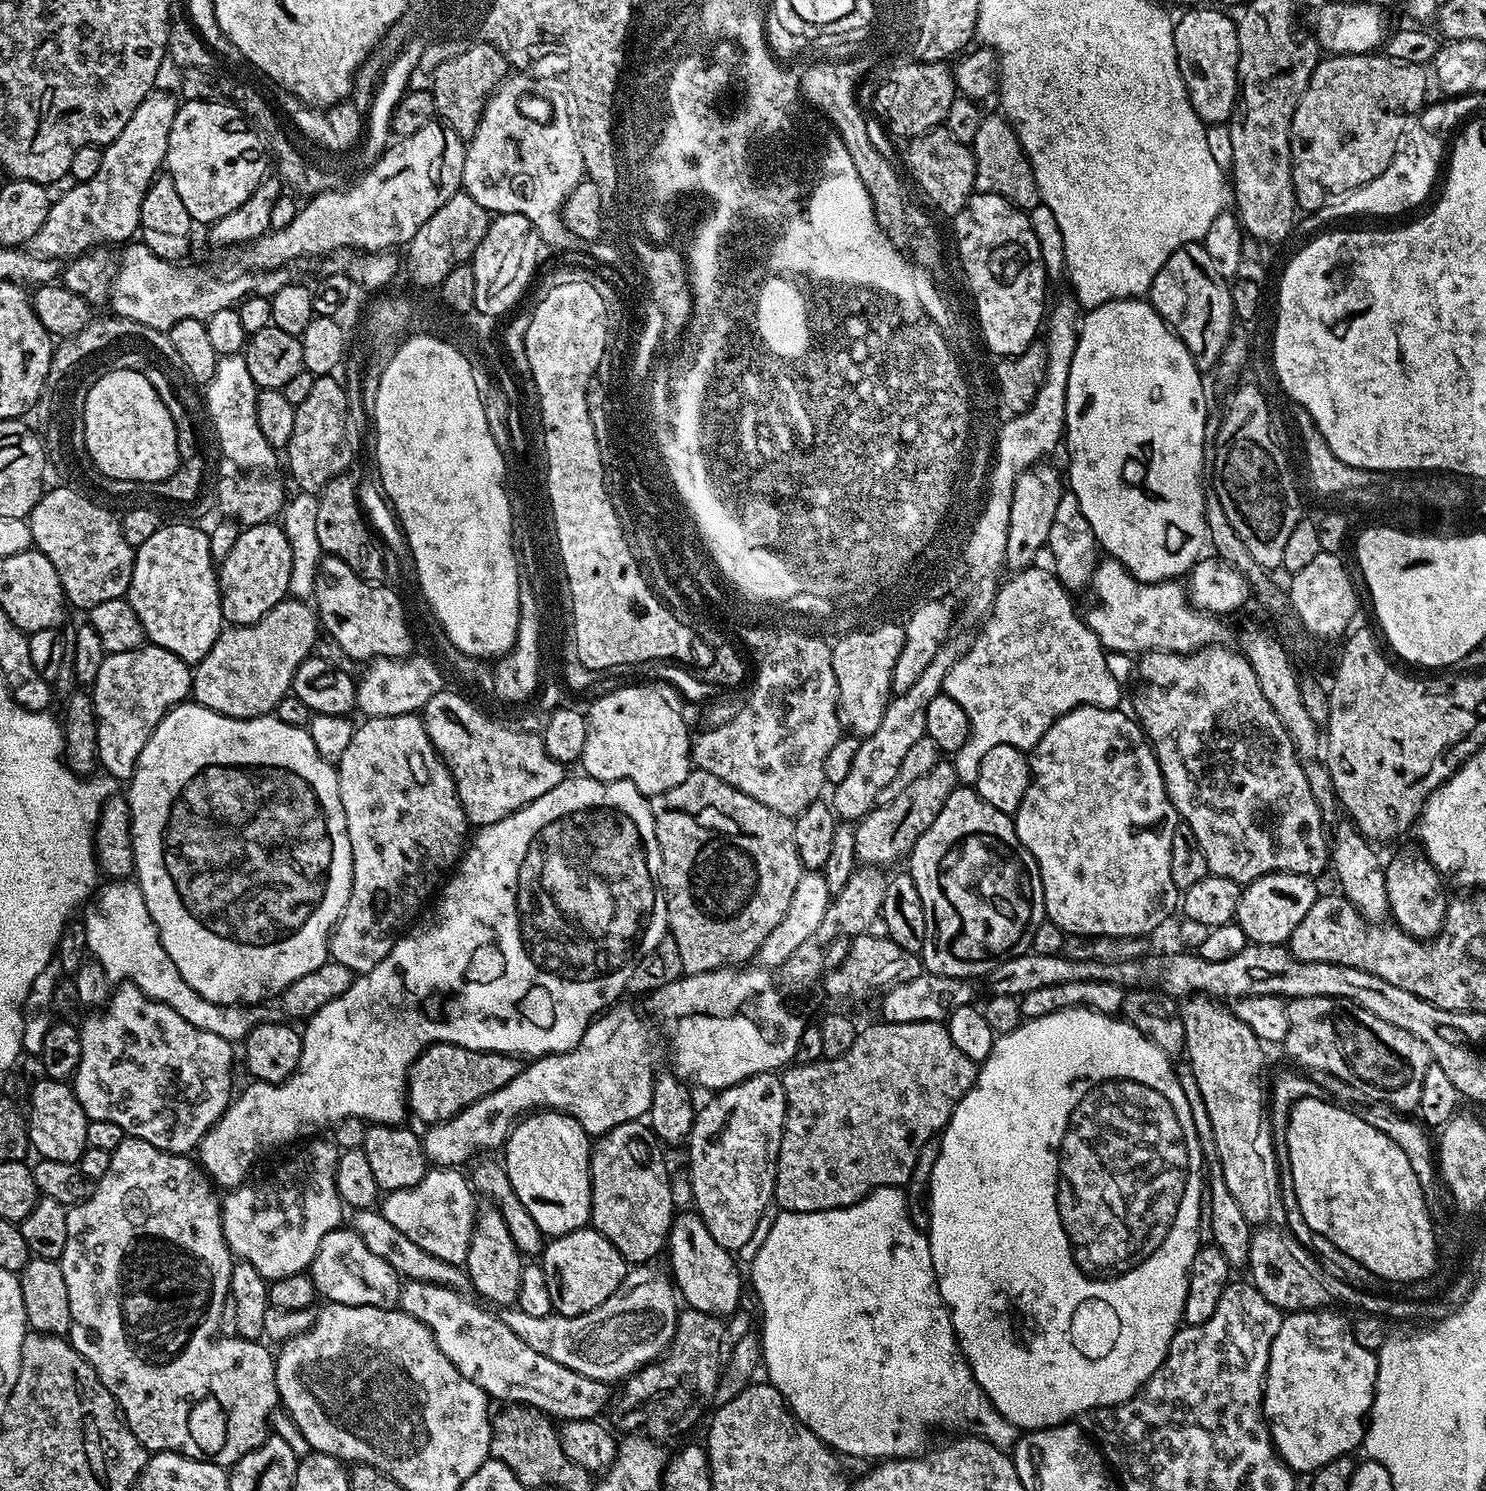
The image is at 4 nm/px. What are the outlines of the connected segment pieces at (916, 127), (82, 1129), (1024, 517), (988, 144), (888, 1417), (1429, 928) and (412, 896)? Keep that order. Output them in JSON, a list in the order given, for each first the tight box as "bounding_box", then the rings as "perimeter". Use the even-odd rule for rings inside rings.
[{"bounding_box":[870,62,958,138],"perimeter":[[[911,62],[906,65],[898,65],[883,77],[884,81],[880,85],[876,84],[874,95],[870,101],[870,108],[876,111],[876,116],[893,132],[896,136],[911,138],[921,136],[924,132],[929,132],[931,128],[939,128],[948,119],[948,111],[953,100],[958,95],[954,72],[947,63],[921,64]]]},{"bounding_box":[26,1078,88,1162],"perimeter":[[[40,1078],[28,1096],[26,1104],[26,1119],[28,1121],[28,1143],[37,1157],[54,1162],[79,1161],[80,1155],[88,1147],[86,1142],[86,1126],[88,1115],[82,1110],[71,1083],[63,1080]]]},{"bounding_box":[1004,462,1066,574],"perimeter":[[[1041,462],[1028,468],[1014,482],[1014,498],[1010,502],[1010,526],[1006,538],[1004,564],[1009,573],[1015,574],[1031,568],[1037,563],[1036,555],[1045,551],[1050,538],[1050,522],[1054,522],[1054,510],[1066,491],[1062,472],[1049,462]]]},{"bounding_box":[973,113,1040,210],"perimeter":[[[999,113],[983,115],[980,120],[978,133],[975,135],[973,144],[976,154],[976,186],[975,191],[989,192],[990,194],[998,194],[1002,198],[1009,200],[1014,207],[1031,210],[1040,205],[1040,191],[1036,185],[1034,178],[1034,170],[1028,161],[1028,155],[1025,154],[1020,139],[1016,136],[1012,125],[1007,119]]]},{"bounding_box":[752,1187,1018,1458],"perimeter":[[[899,1187],[874,1188],[857,1204],[821,1212],[775,1213],[772,1225],[752,1260],[752,1284],[760,1299],[760,1312],[764,1315],[764,1329],[759,1329],[762,1349],[762,1368],[768,1371],[767,1383],[780,1391],[780,1399],[793,1416],[811,1430],[822,1443],[837,1453],[848,1456],[880,1456],[876,1458],[911,1458],[925,1447],[928,1432],[941,1428],[948,1434],[976,1436],[990,1442],[995,1448],[1011,1450],[1018,1439],[1018,1429],[1011,1424],[988,1400],[988,1396],[972,1377],[968,1359],[960,1351],[956,1331],[952,1325],[952,1313],[944,1304],[940,1293],[940,1281],[934,1274],[934,1262],[930,1254],[928,1237],[914,1226],[908,1217],[908,1197]]]},{"bounding_box":[1384,851,1449,941],"perimeter":[[[1419,851],[1416,852],[1410,853],[1409,856],[1396,856],[1392,861],[1387,861],[1384,869],[1386,898],[1388,911],[1396,927],[1416,940],[1425,941],[1440,933],[1440,928],[1444,925],[1449,897],[1440,896],[1444,892],[1445,881],[1439,870],[1428,861],[1427,856]]]},{"bounding_box":[328,713,470,974],"perimeter":[[[406,713],[392,717],[370,716],[361,721],[361,724],[355,725],[354,738],[350,738],[350,746],[346,746],[346,751],[343,752],[336,768],[338,790],[342,798],[342,810],[346,814],[346,830],[352,851],[352,889],[336,927],[333,928],[332,935],[328,937],[329,957],[337,960],[342,966],[346,966],[353,974],[363,974],[374,970],[374,966],[378,966],[378,962],[382,962],[382,958],[386,958],[386,954],[390,954],[390,950],[398,939],[398,933],[407,929],[417,919],[418,913],[425,907],[424,899],[428,895],[431,897],[437,891],[441,881],[455,869],[470,836],[470,825],[462,810],[462,802],[456,793],[456,780],[452,776],[452,771],[445,766],[443,758],[437,754],[436,747],[430,742],[424,729],[423,719],[419,715]]]}]

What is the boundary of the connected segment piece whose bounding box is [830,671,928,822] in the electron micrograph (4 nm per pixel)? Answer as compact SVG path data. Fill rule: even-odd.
M928 672L919 676L918 682L910 686L910 690L893 695L886 706L886 714L882 714L882 722L874 734L863 737L854 755L853 766L843 782L835 785L836 792L830 797L830 803L839 819L844 822L859 822L872 811L876 804L876 795L886 786L894 774L898 774L898 766L902 766L902 758L910 751L910 746L918 742L918 738L926 735L926 724L916 726L916 714L922 712L922 722L926 722L926 706L920 706L920 692L928 690Z

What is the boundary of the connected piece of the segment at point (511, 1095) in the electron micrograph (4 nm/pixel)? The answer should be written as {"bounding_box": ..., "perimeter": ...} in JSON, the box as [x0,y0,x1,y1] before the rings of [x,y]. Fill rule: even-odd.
{"bounding_box":[422,1007,654,1168],"perimeter":[[[609,1007],[597,1016],[568,1052],[535,1057],[525,1063],[518,1078],[506,1082],[502,1090],[478,1098],[478,1102],[466,1106],[466,1110],[454,1118],[431,1125],[425,1131],[428,1133],[422,1136],[429,1165],[455,1168],[464,1163],[467,1165],[480,1154],[475,1152],[483,1148],[503,1149],[518,1118],[537,1110],[567,1112],[592,1138],[603,1136],[614,1130],[614,1126],[647,1117],[654,1079],[652,1056],[648,1053],[648,1032],[634,1009],[620,1007]]]}

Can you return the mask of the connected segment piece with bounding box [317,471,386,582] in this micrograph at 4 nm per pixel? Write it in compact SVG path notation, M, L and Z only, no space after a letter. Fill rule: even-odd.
M351 471L335 476L318 493L318 542L324 554L337 556L350 570L354 570L363 580L380 582L384 576L385 553L374 535L373 529L364 521L360 513L360 496L356 493L356 480ZM381 552L381 553L380 553Z

